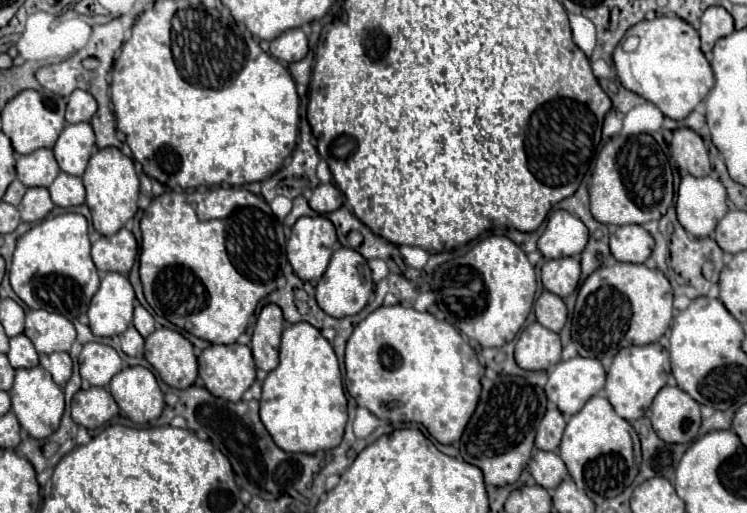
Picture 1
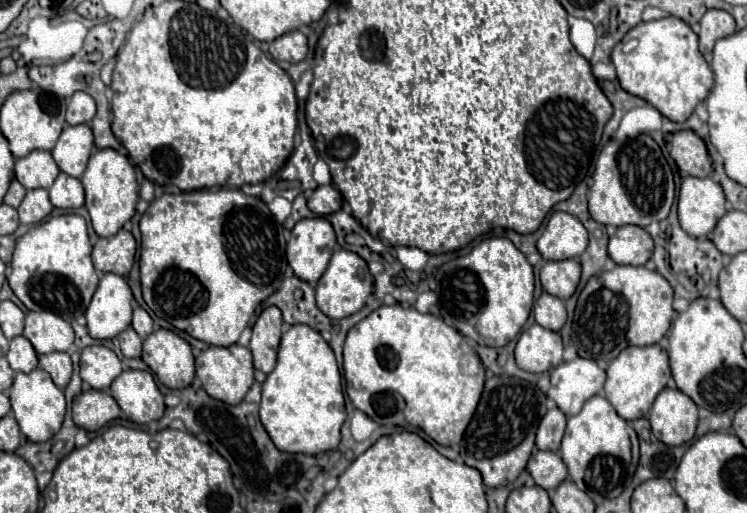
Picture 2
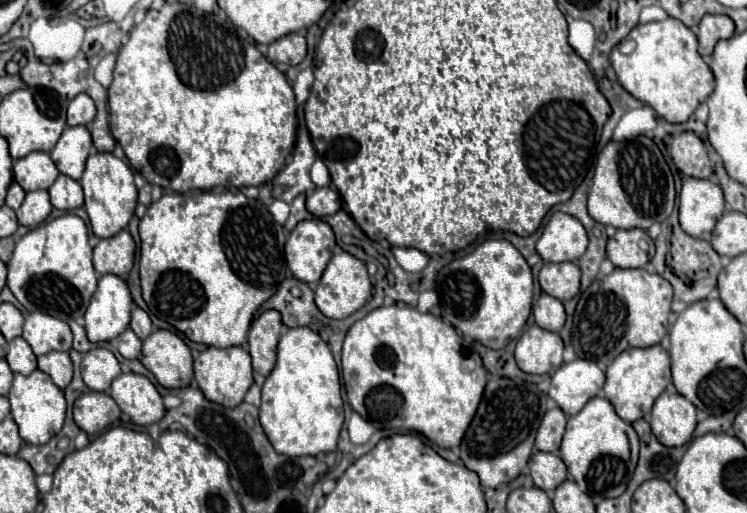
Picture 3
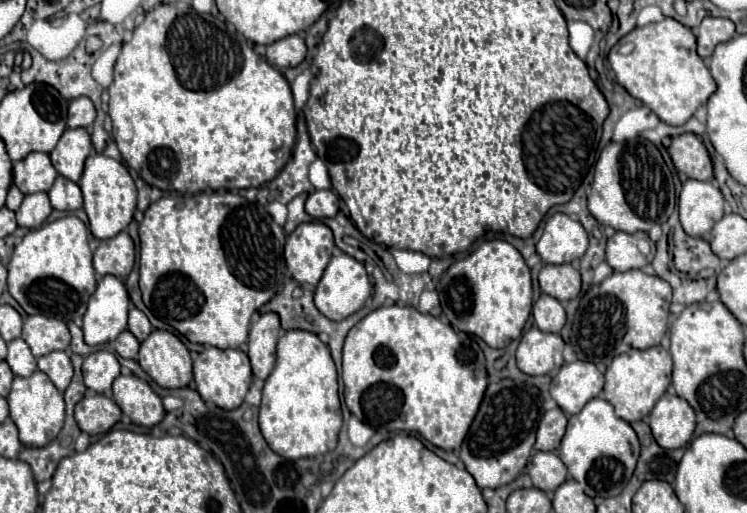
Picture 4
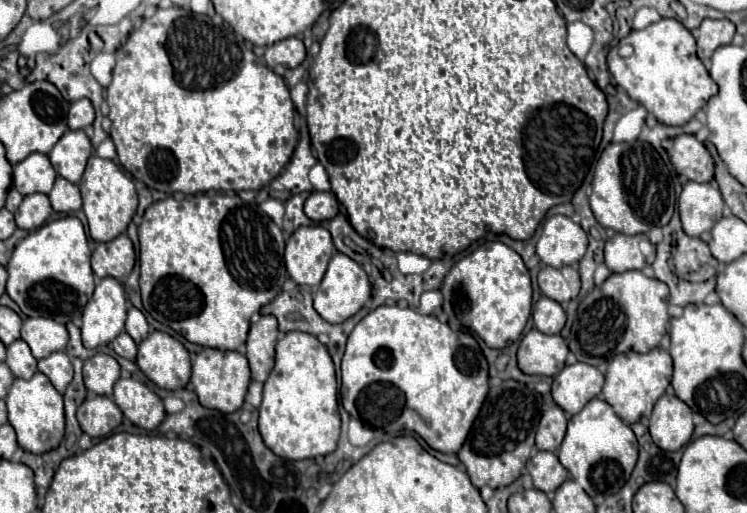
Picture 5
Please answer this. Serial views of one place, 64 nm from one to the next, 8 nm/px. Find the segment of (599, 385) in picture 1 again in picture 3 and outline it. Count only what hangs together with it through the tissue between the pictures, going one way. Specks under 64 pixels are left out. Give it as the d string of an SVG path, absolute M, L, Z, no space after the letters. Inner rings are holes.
M576 358L568 364L562 364L552 374L552 386L548 390L548 396L556 400L566 416L574 416L590 398L602 392L602 386L604 372L596 366L596 362Z

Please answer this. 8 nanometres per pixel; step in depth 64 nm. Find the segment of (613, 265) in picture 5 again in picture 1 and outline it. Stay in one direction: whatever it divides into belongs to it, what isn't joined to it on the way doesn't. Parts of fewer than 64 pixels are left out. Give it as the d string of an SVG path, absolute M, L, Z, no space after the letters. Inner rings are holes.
M638 224L620 226L610 236L610 252L618 262L642 264L652 254L652 248L654 248L652 236Z

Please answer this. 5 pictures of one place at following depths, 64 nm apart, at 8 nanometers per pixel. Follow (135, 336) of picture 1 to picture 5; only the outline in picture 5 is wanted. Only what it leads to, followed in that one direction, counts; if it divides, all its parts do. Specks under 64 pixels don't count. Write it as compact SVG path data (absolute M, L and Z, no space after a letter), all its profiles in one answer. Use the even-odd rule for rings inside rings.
M126 332L118 334L118 336L112 340L112 348L114 348L114 352L116 352L118 356L122 356L122 358L126 358L126 360L136 360L138 346L136 346L136 342L134 342Z

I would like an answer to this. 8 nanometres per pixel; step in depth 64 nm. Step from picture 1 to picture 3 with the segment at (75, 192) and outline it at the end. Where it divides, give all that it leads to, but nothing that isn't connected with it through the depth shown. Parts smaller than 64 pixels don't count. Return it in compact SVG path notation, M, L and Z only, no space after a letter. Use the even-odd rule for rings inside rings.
M60 174L50 186L50 202L58 210L72 210L84 206L84 194L78 180L72 180L66 174Z

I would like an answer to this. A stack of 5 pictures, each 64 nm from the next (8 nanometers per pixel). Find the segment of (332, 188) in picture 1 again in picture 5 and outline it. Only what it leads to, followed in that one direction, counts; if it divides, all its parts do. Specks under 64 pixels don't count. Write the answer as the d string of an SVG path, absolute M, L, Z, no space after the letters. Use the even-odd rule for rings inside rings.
M310 192L306 204L304 204L304 212L310 220L314 222L322 222L322 220L330 220L338 214L340 210L340 202L336 200L336 196L332 192Z

